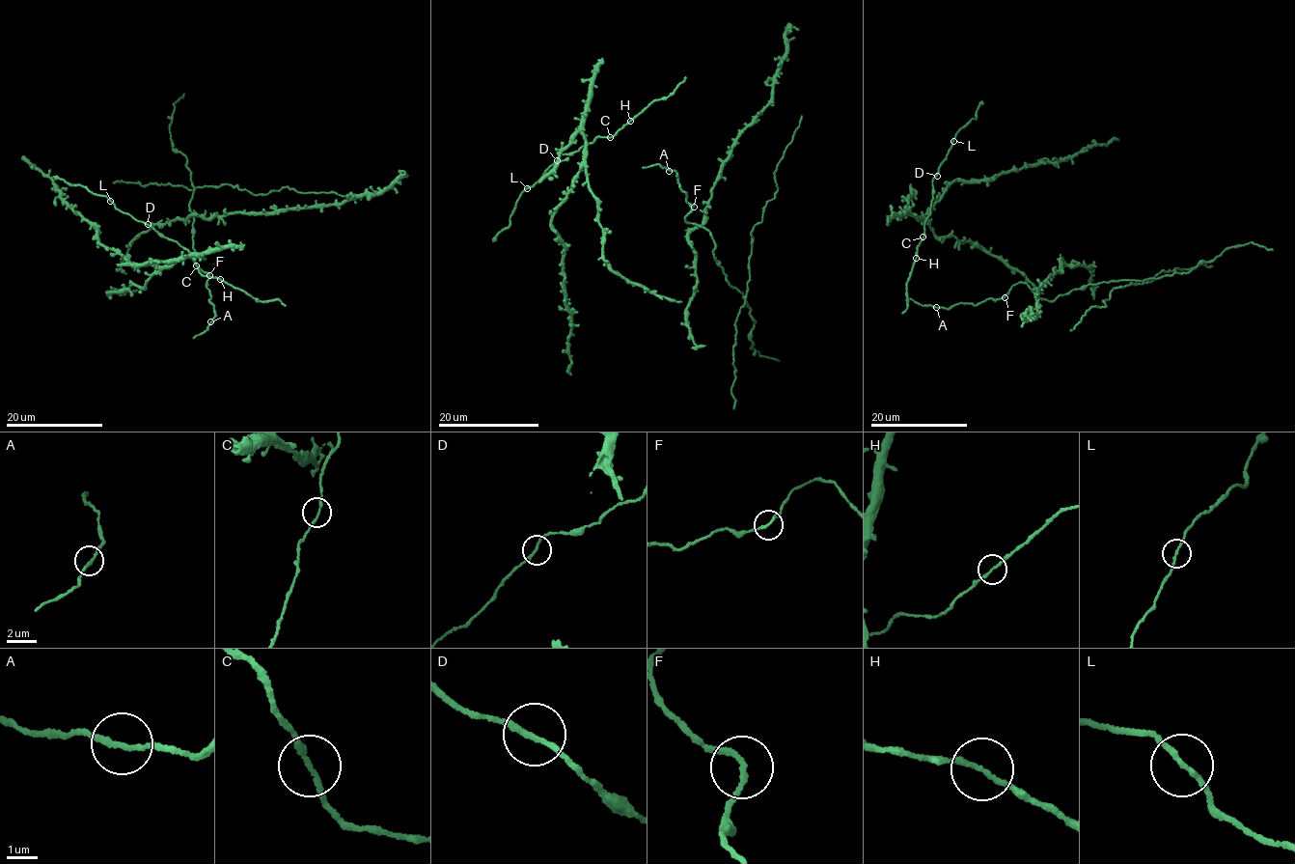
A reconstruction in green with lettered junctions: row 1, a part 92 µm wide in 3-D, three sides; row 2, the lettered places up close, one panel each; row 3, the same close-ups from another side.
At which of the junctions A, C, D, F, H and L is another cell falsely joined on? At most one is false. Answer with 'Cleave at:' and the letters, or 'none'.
Cleave at: none

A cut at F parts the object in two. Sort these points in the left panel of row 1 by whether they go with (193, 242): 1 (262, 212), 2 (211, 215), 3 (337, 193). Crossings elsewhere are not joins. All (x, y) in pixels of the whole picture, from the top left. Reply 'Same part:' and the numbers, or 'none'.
Same part: 3

